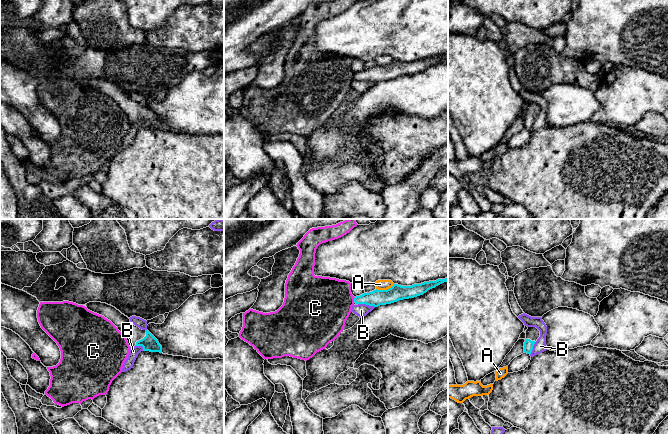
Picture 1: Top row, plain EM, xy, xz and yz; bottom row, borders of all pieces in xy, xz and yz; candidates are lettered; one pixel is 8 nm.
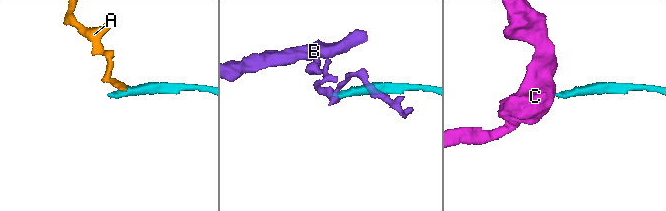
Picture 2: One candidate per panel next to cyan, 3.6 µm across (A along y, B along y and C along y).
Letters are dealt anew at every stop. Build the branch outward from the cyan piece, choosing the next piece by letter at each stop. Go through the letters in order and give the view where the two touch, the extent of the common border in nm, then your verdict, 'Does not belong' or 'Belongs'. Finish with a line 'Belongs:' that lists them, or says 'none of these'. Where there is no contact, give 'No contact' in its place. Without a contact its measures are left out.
A: Touches cyan in xz. Shared border 160 nm. Does not belong
B: Touches cyan in xz. Shared border 140 nm. Does not belong
C: Touches cyan in xz. Shared border 40 nm. Does not belong
Belongs: none of these

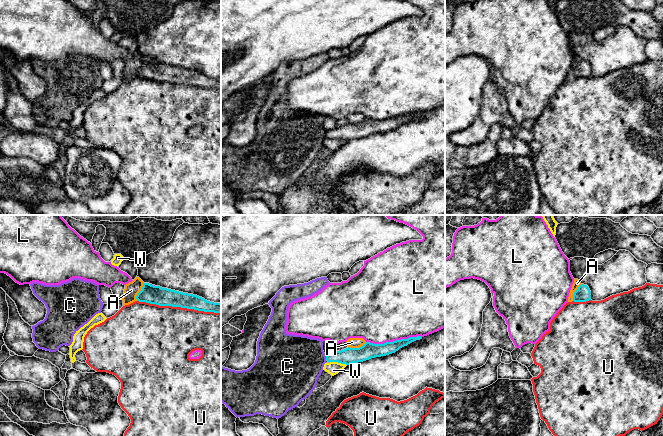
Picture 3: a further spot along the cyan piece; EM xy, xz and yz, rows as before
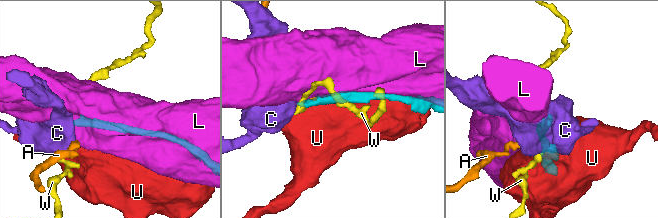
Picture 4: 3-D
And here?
A: Touches cyan in xy. Shared border 160 nm. Does not belong
C: Touches cyan in xz. Shared border 40 nm. Does not belong
L: Touches cyan in xz. Shared border 460 nm. Does not belong
U: Touches cyan in xy. Shared border 700 nm. Does not belong
W: Touches cyan in xz. Shared border 140 nm. Does not belong
Belongs: none of these

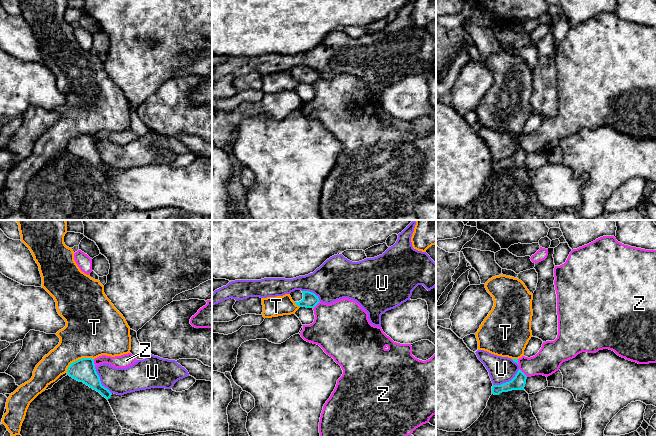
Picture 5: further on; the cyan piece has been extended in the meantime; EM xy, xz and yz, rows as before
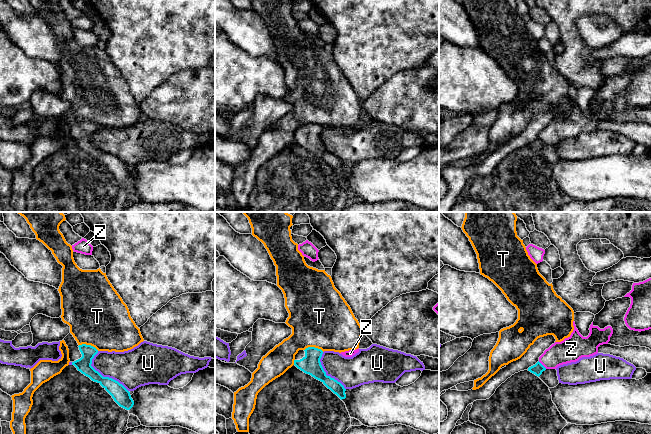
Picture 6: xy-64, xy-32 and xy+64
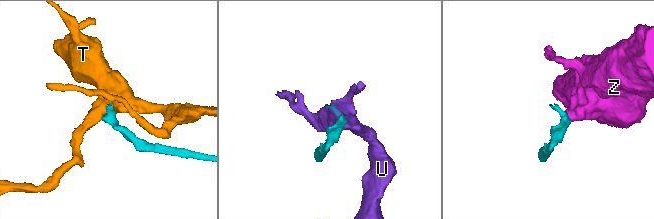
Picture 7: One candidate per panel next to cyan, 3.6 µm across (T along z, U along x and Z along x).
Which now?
T: Touches cyan in xy. Shared border 260 nm. Does not belong
U: Touches cyan in yz. Shared border 260 nm. Does not belong
Z: Touches cyan in xy. Shared border 90 nm. Does not belong
Belongs: none of these

